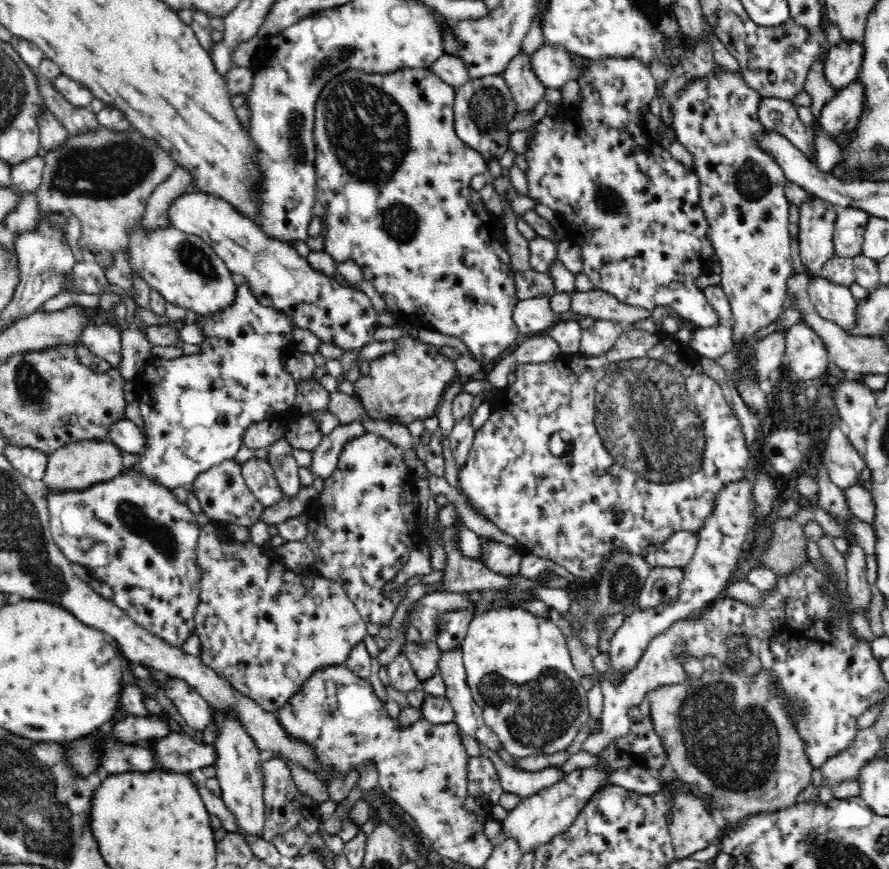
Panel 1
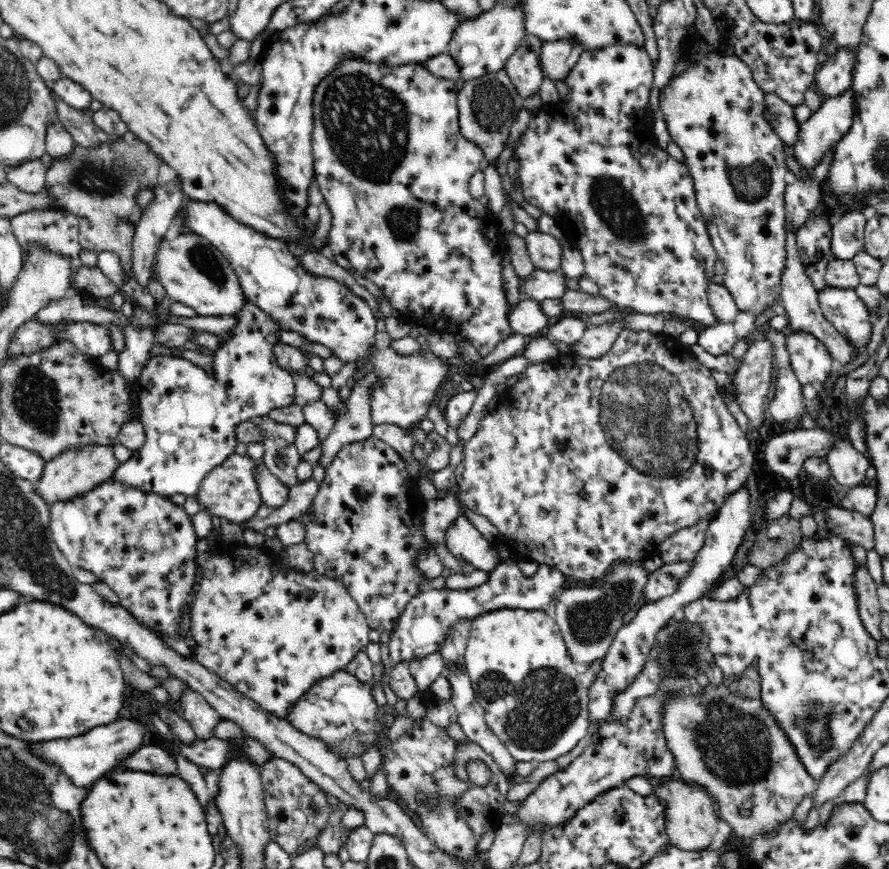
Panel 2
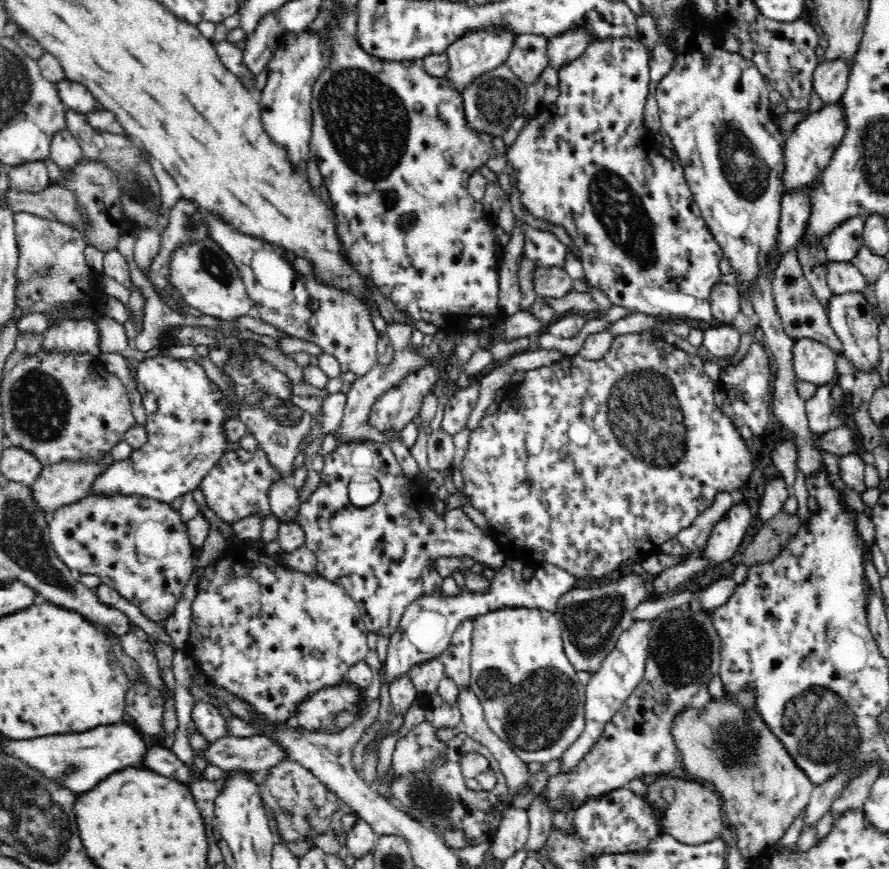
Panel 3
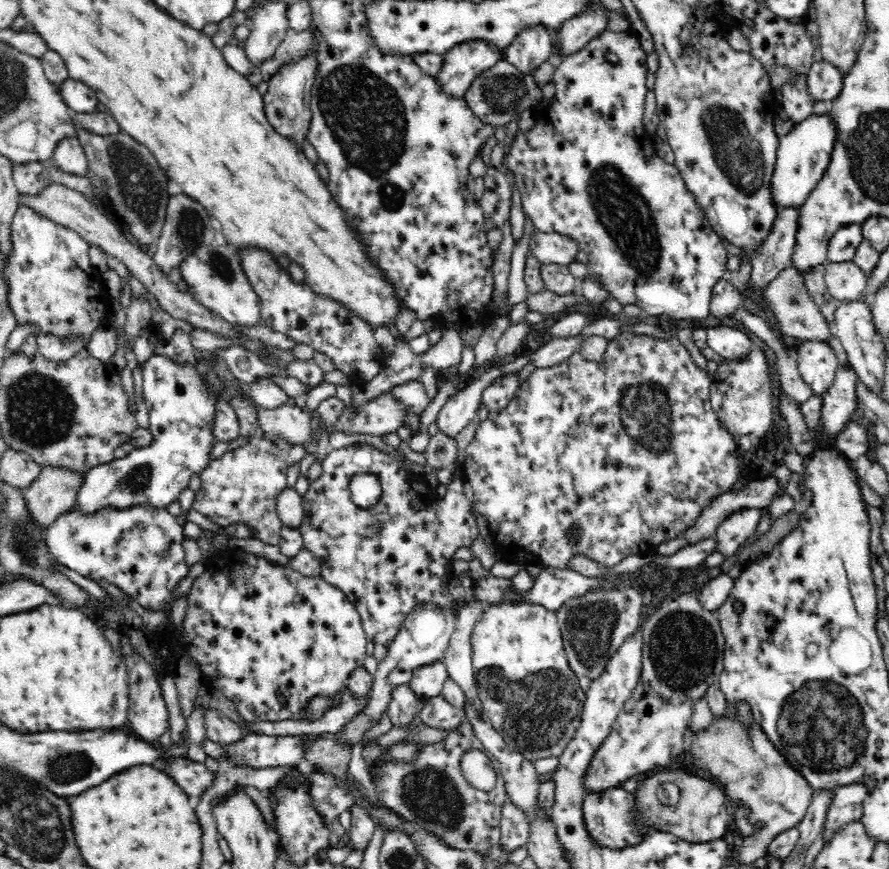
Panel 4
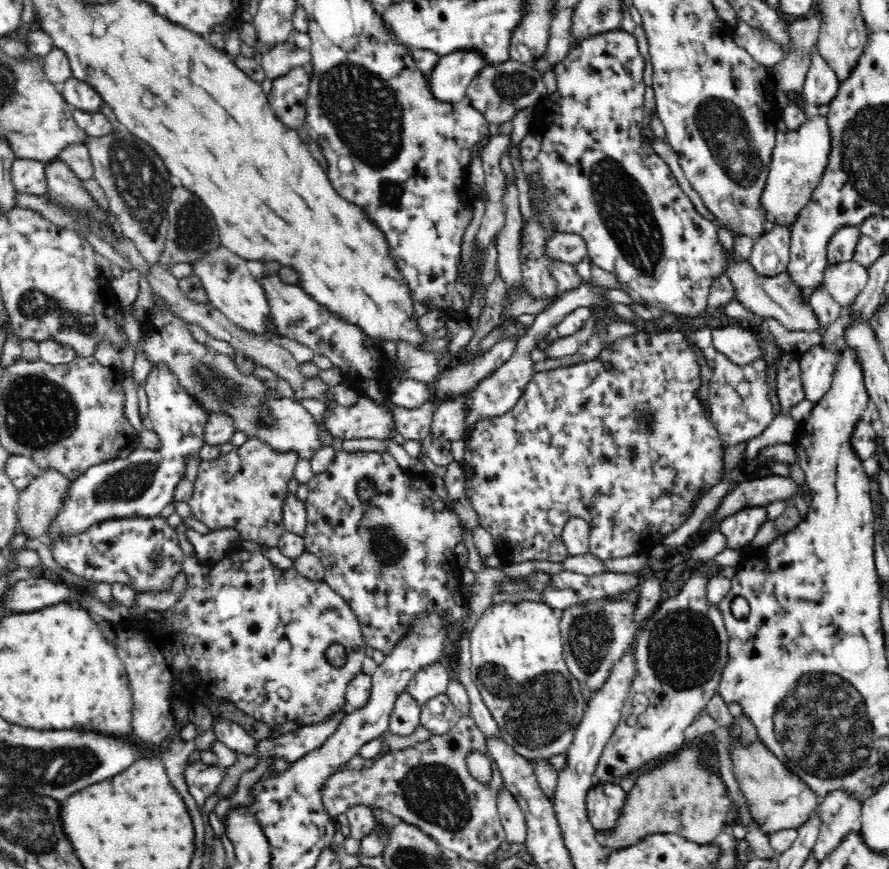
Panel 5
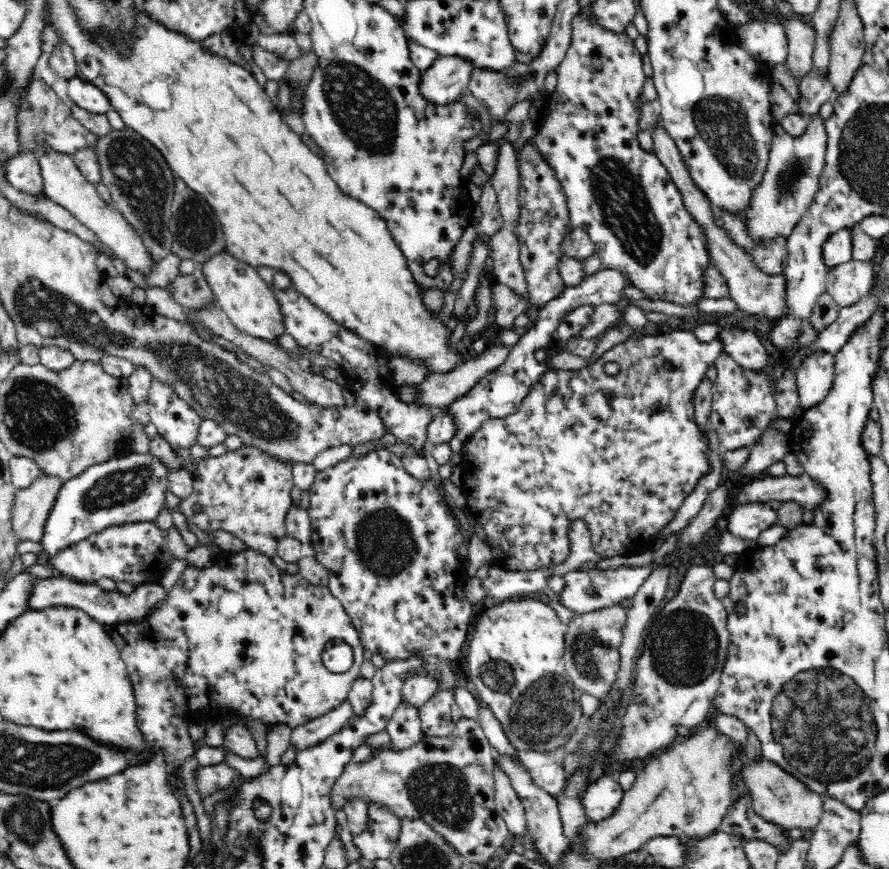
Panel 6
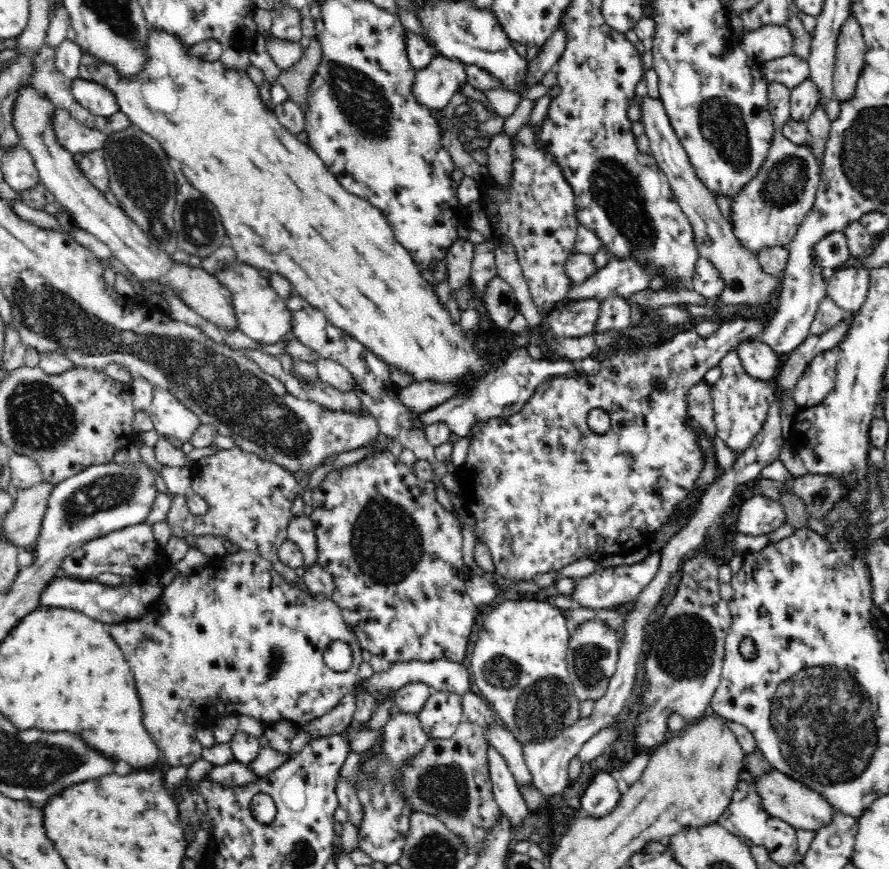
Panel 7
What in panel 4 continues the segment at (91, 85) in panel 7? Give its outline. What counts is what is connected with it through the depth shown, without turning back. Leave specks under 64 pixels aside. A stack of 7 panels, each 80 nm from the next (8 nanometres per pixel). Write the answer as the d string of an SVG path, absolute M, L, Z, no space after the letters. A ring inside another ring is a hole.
M68 78L58 85L60 95L69 108L78 113L93 114L98 112L96 92L92 91L86 84Z

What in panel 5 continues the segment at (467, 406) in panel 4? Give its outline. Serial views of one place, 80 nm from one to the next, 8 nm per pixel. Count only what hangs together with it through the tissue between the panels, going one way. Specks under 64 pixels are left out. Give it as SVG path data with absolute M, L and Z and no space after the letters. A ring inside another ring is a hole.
M465 395L456 400L443 401L435 406L429 434L433 439L460 440L465 419Z

